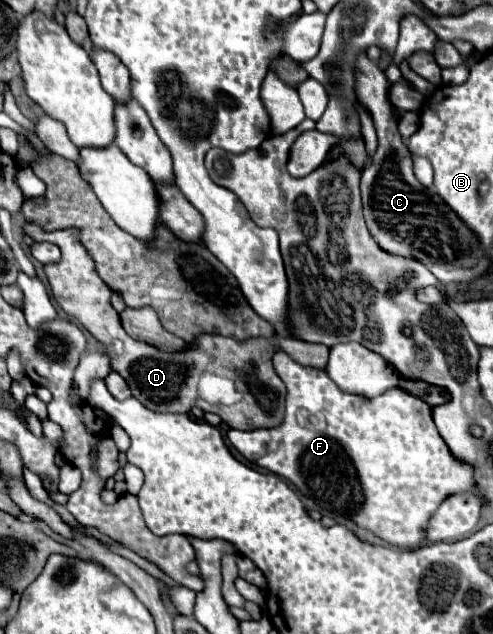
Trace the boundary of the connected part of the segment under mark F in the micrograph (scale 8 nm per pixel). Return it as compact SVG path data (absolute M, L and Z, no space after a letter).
M287 354L273 356L273 368L287 386L285 420L277 428L257 428L251 432L229 430L231 444L257 466L293 482L301 494L309 496L325 510L339 510L359 528L399 548L417 548L425 540L425 526L439 502L447 494L473 488L471 466L455 460L447 444L435 430L431 408L417 396L391 388L377 398L345 394L325 370L303 366Z

